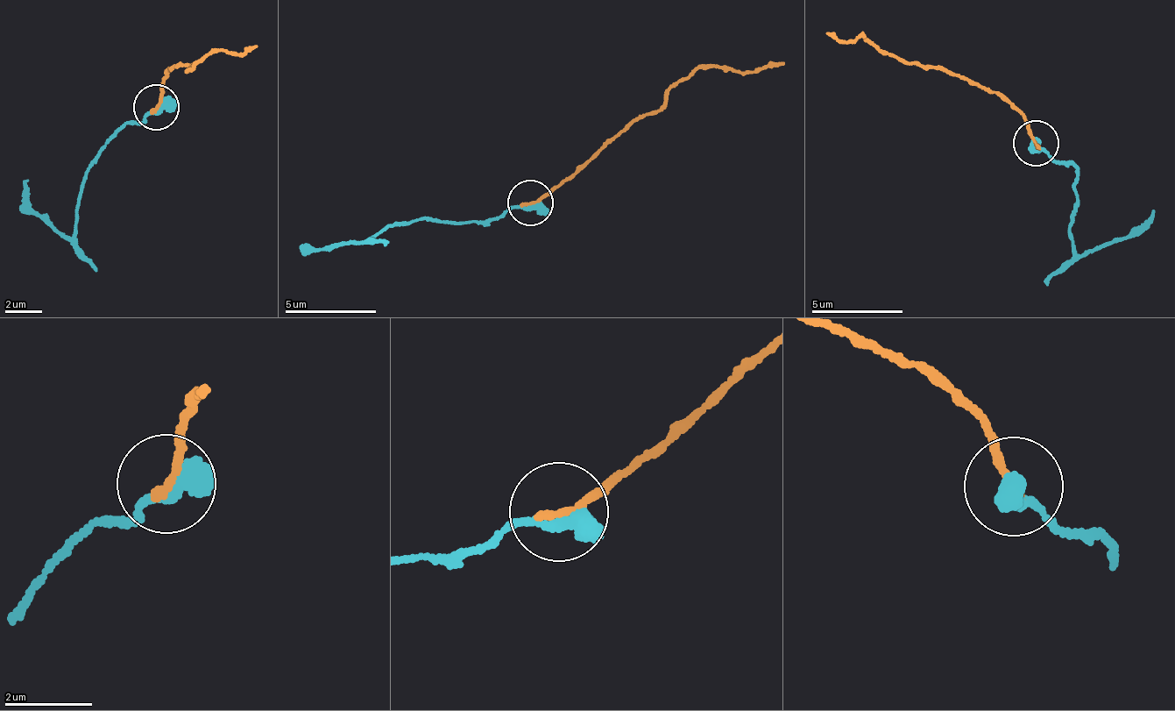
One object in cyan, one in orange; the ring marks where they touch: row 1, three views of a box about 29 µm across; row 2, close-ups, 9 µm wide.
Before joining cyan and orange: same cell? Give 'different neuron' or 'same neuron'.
same neuron

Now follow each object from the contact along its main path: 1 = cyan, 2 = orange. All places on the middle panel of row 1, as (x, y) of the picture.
1: (534, 204), (454, 224), (405, 221), (367, 238), (307, 247)
2: (529, 203), (569, 177), (697, 70), (748, 75), (783, 60)

